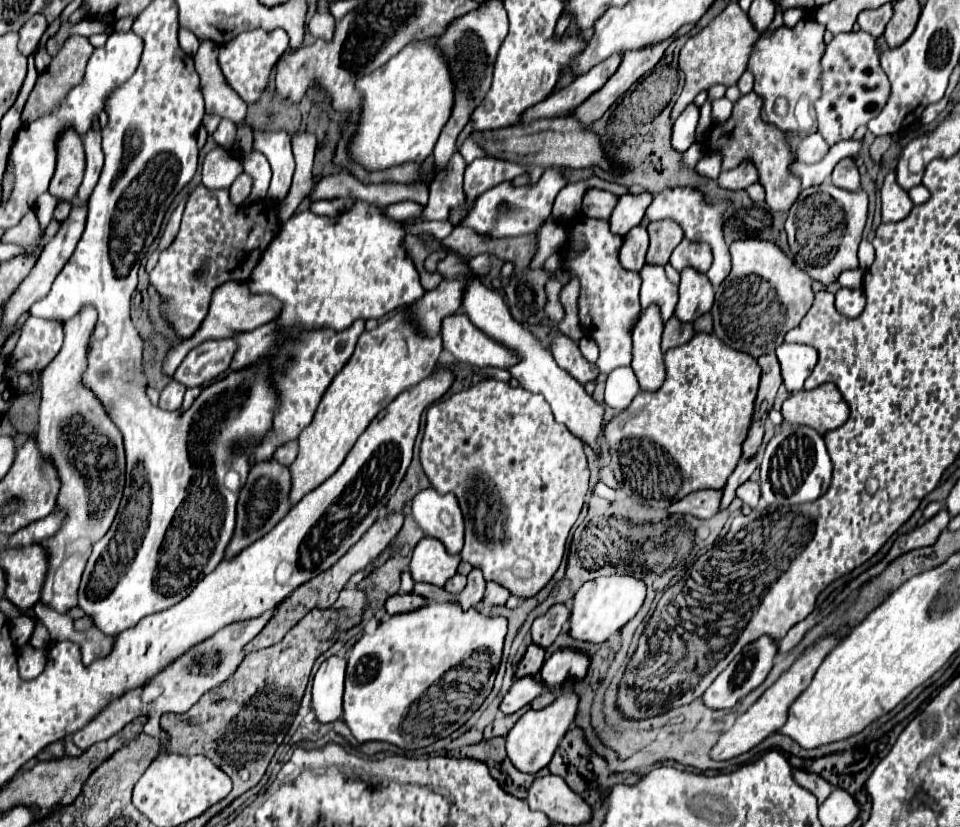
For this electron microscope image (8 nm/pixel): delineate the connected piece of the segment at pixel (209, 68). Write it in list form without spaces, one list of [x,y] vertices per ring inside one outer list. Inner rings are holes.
[[[200,42],[194,62],[202,78],[206,112],[218,114],[232,122],[242,122],[246,116],[246,102],[226,82],[218,64],[218,46],[214,46],[214,42]]]

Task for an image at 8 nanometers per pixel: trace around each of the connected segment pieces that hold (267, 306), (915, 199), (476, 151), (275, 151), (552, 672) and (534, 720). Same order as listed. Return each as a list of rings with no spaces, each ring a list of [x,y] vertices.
[[[232,280],[232,282],[226,282],[226,284],[218,286],[218,288],[214,290],[214,294],[212,294],[208,314],[206,314],[206,318],[202,320],[198,332],[196,332],[192,338],[184,340],[182,344],[178,344],[178,346],[174,346],[174,348],[170,350],[170,354],[168,354],[166,360],[164,360],[164,372],[172,376],[174,370],[176,370],[176,366],[184,360],[184,356],[186,356],[194,346],[202,344],[204,340],[230,338],[234,332],[248,332],[248,330],[254,330],[254,328],[258,328],[258,326],[262,326],[262,324],[266,324],[266,322],[272,322],[272,320],[276,318],[276,314],[278,314],[278,306],[280,306],[280,304],[278,304],[272,296],[266,296],[266,294],[264,294],[264,296],[252,296],[252,294],[248,292],[246,282],[234,282],[234,280]]]
[[[923,184],[910,189],[908,194],[914,205],[923,204],[930,198],[930,192]]]
[[[468,138],[468,140],[464,140],[464,144],[462,144],[462,148],[460,148],[460,152],[462,152],[462,156],[464,156],[464,160],[466,160],[466,164],[470,164],[474,158],[480,158],[480,156],[484,156],[484,152]]]
[[[283,130],[270,132],[270,134],[256,132],[254,150],[262,152],[268,158],[272,169],[266,198],[276,202],[283,200],[289,192],[295,171],[291,137]]]
[[[558,648],[542,666],[540,676],[546,686],[560,688],[568,678],[582,680],[590,668],[590,654],[574,648]]]
[[[566,682],[558,694],[558,698],[548,704],[542,710],[528,710],[510,730],[506,736],[506,752],[512,764],[526,774],[536,774],[542,770],[554,756],[560,740],[568,732],[568,728],[574,724],[576,712],[578,712],[578,694],[576,694],[576,682]]]

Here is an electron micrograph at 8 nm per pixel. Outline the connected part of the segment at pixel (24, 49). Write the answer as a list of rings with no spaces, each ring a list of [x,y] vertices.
[[[34,14],[34,18],[30,18],[18,32],[20,34],[20,42],[18,42],[20,52],[30,56],[34,52],[34,48],[38,46],[42,34],[46,32],[46,28],[48,28],[46,16],[44,14]]]

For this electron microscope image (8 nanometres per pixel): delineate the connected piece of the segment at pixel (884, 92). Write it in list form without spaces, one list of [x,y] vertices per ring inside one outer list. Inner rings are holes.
[[[864,30],[836,34],[822,56],[820,86],[822,96],[816,102],[818,132],[828,144],[852,138],[856,128],[866,126],[868,120],[882,110],[886,98],[890,96],[890,82],[880,66],[876,40],[870,34],[864,34]]]

